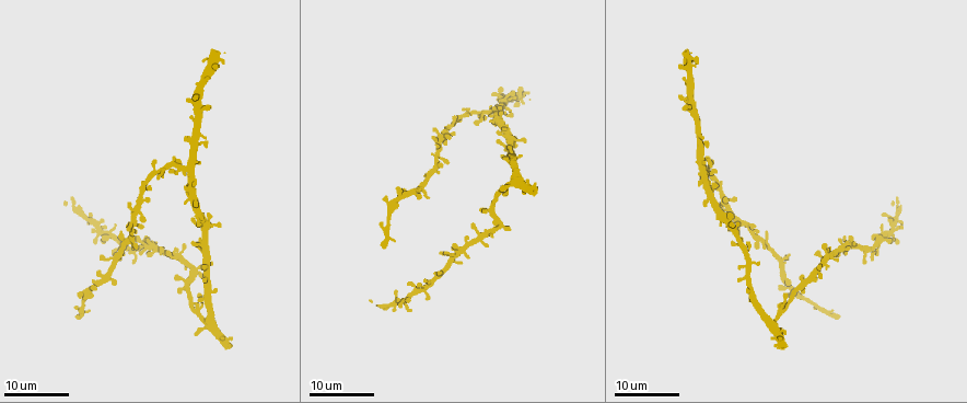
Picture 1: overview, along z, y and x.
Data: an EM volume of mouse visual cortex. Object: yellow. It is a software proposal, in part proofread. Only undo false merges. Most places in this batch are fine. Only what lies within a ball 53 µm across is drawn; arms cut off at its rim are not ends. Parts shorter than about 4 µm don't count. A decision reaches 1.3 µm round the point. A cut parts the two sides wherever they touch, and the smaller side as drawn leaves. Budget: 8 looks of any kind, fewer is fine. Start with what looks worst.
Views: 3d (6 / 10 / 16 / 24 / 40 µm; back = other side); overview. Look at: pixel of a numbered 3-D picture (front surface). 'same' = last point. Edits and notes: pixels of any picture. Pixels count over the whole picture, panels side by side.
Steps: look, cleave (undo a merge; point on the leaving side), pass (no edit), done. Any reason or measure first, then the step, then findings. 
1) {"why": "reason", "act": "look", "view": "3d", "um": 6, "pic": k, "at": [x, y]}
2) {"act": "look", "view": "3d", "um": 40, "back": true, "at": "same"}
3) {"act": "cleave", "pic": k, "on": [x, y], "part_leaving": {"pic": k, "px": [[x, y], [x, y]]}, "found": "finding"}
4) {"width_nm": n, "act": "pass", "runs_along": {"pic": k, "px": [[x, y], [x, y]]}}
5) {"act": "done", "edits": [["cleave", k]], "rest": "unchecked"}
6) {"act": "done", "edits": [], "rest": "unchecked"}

{"why": "two arms in line, one across", "act": "look", "view": "3d", "um": 24, "pic": 1, "at": [186, 169]}

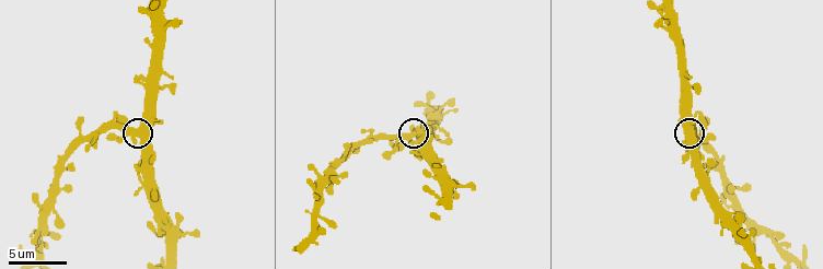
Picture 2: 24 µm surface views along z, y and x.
{"act": "look", "view": "3d", "um": 10, "pic": 2, "at": [134, 132]}

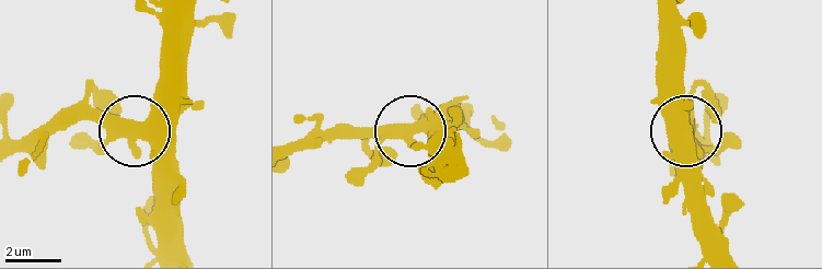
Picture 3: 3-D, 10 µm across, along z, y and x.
{"width_nm": 450, "act": "pass", "found": "all the same neuron"}

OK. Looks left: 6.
{"why": "side arm on a straight run", "act": "look", "view": "3d", "um": 16, "pic": 1, "at": [175, 256]}

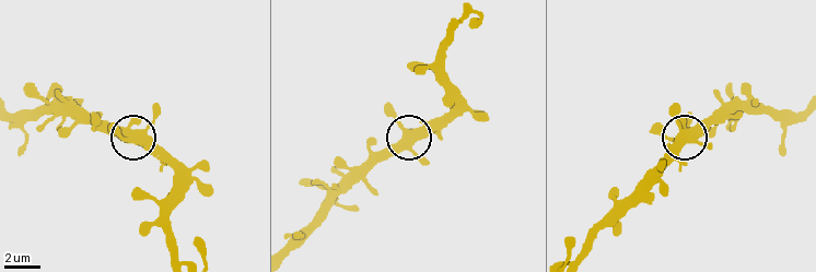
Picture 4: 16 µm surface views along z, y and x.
{"act": "look", "view": "3d", "um": 6, "pic": 4, "at": [132, 138]}

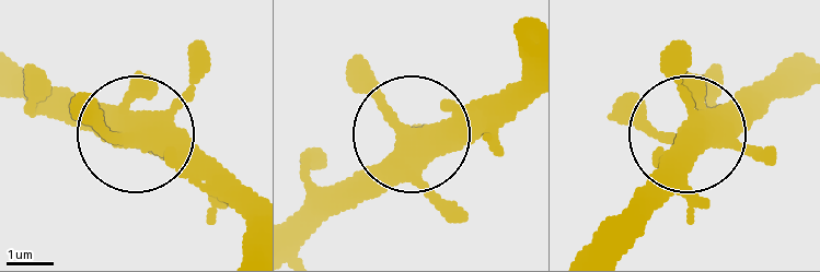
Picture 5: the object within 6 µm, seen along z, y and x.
{"act": "pass", "runs_along": {"pic": 5, "px": [[517, 34], [517, 81], [399, 140], [309, 229]]}, "found": "one neuron here"}

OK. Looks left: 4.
{"why": "three arms meet", "act": "look", "view": "3d", "um": 16, "pic": 1, "at": [511, 181]}

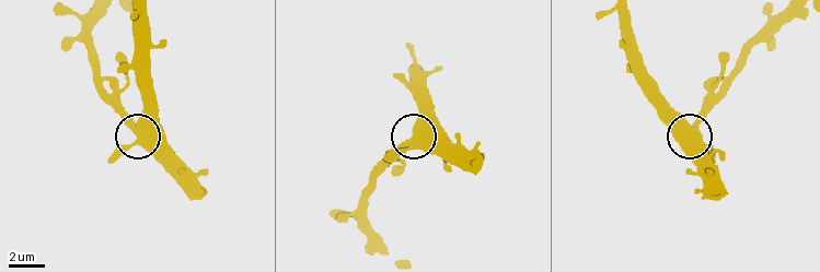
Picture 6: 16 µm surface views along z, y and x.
{"act": "look", "view": "3d", "um": 6, "pic": 6, "at": [414, 142]}

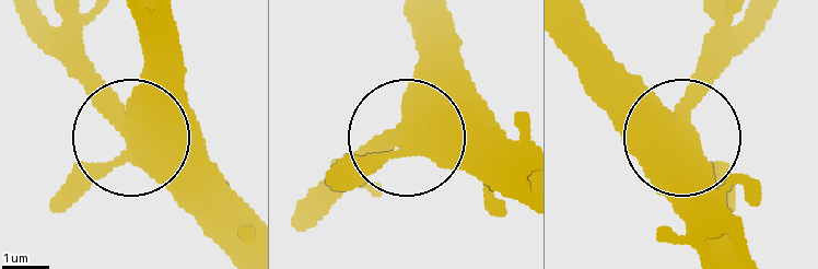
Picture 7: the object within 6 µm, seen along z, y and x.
{"arms": 3, "act": "pass", "runs_along": {"pic": 7, "px": [[142, 20], [135, 149], [209, 215]]}, "found": "one neuron here"}

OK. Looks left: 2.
{"why": "thin neck", "act": "look", "view": "3d", "um": 10, "pic": 2, "at": [708, 180]}

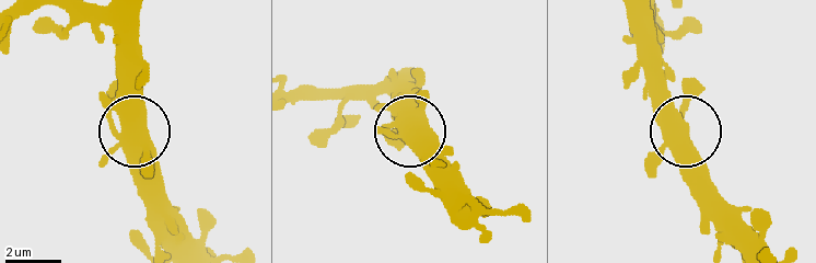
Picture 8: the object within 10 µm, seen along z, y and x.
{"why": "other side", "act": "look", "view": "3d", "um": 10, "back": true, "pic": 8, "at": [684, 126]}

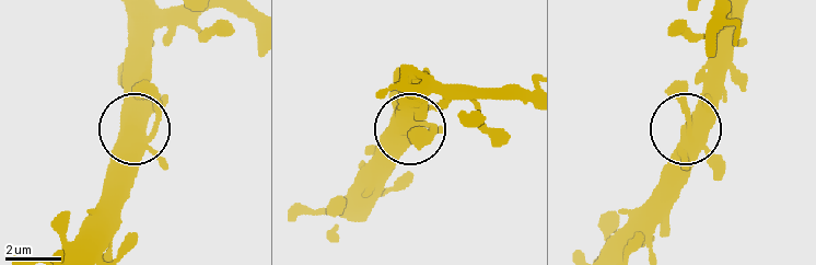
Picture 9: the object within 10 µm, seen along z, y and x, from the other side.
{"act": "pass", "found": "all the same neuron"}

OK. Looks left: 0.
{"act": "done", "edits": [], "rest": "unchecked"}

